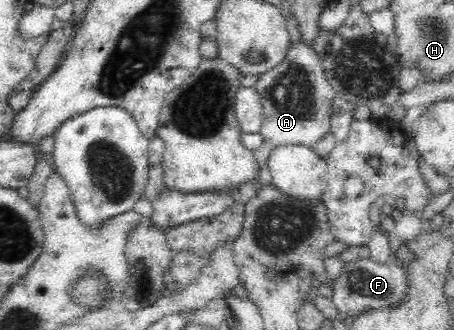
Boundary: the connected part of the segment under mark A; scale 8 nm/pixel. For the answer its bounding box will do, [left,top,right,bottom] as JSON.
[255,42,334,146]

